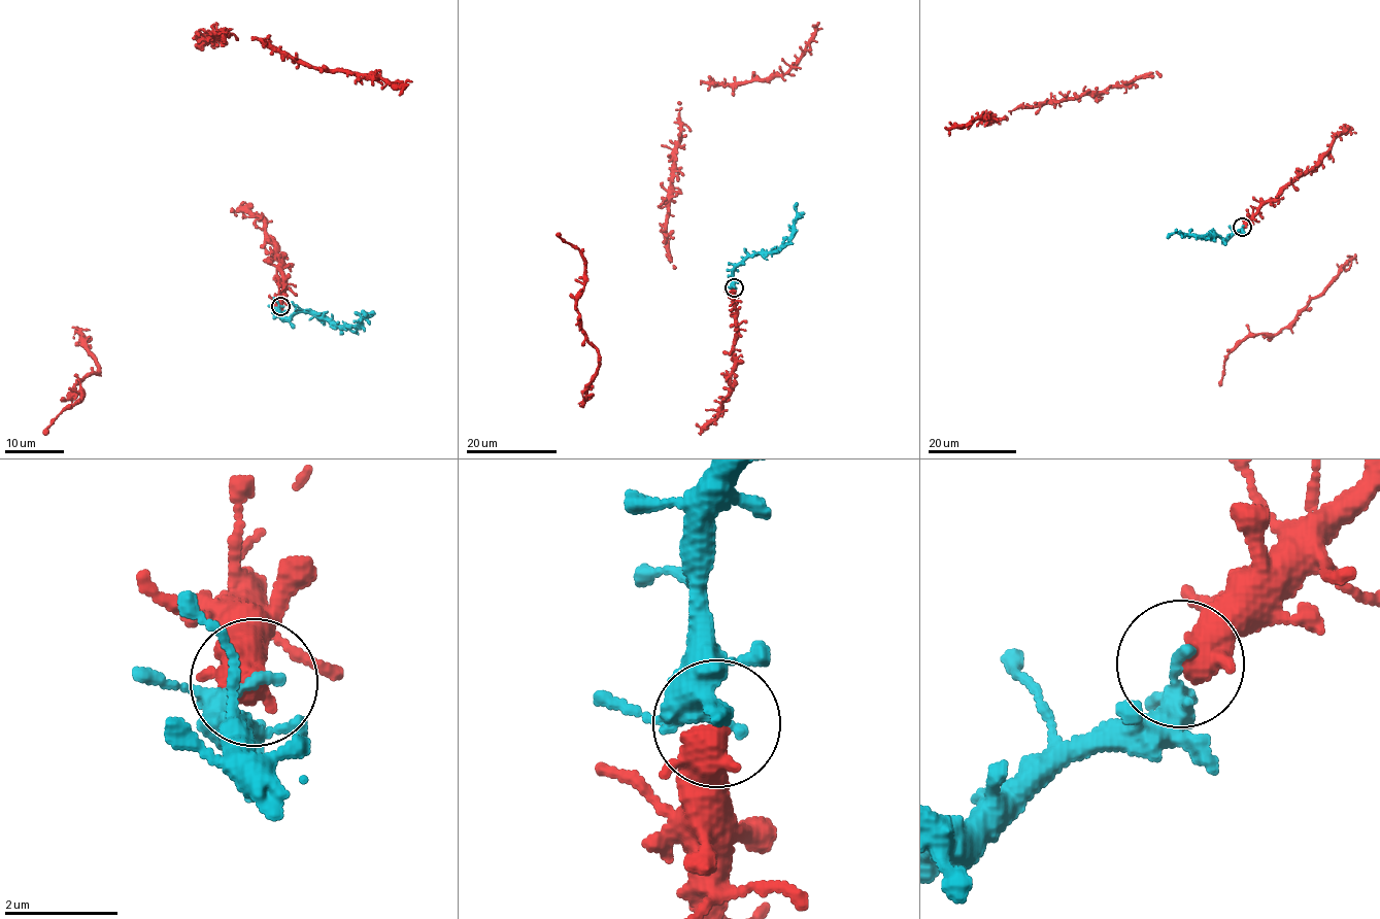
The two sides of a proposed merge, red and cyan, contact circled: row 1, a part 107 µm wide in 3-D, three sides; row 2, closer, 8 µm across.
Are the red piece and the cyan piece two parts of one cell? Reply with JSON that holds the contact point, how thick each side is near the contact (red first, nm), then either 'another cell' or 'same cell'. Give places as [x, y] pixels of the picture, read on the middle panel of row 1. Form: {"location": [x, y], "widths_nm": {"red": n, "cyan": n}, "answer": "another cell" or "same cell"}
{"location": [734, 287], "widths_nm": {"red": 460, "cyan": 240}, "answer": "same cell"}

